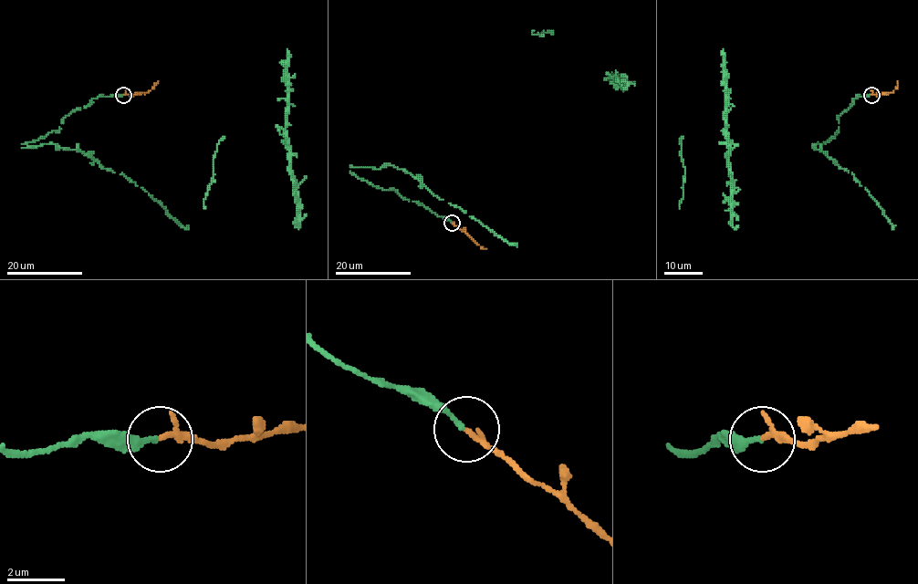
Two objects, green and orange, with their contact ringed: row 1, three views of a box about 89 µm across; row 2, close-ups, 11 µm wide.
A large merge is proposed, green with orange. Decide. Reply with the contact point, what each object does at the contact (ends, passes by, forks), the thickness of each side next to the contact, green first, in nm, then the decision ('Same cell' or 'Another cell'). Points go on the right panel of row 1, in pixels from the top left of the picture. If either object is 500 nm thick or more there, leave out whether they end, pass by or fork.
Place: (871, 95). At the ring green ends. At the ring orange passes by. Thickness 180 nm (green) against 130 nm. Same cell

